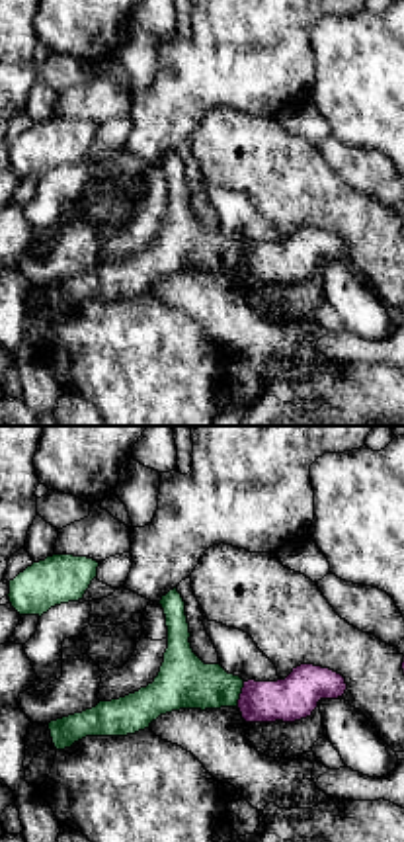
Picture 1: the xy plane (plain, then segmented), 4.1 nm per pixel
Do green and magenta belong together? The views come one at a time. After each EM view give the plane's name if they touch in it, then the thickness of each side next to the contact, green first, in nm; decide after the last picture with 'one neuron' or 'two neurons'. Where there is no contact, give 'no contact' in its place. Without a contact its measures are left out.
xy | 220/180 nm

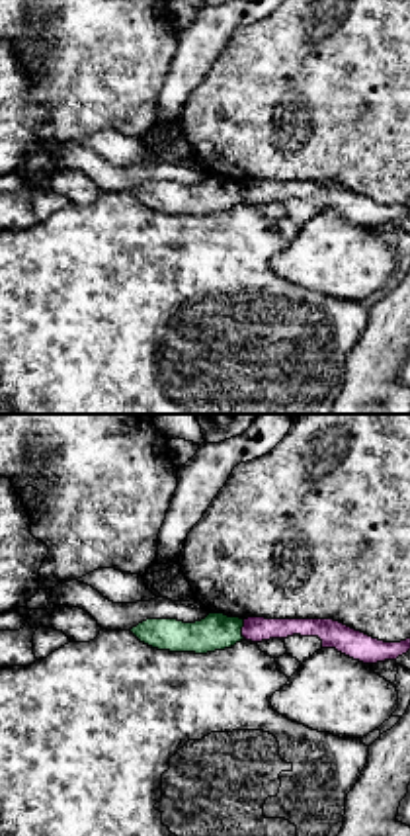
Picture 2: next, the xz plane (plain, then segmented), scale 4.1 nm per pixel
xz | 160/110 nm

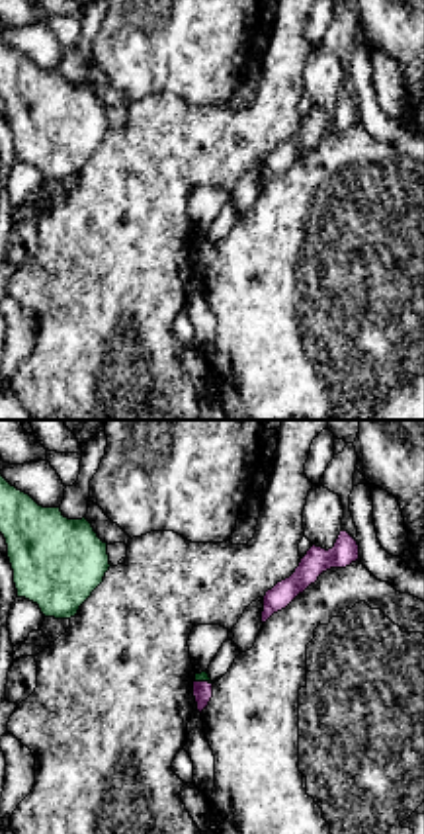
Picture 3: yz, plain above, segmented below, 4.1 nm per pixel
yz | 50/80 nm

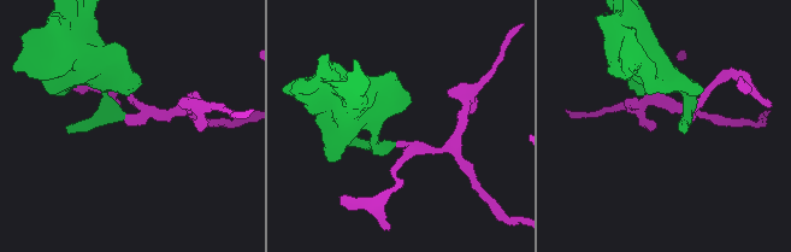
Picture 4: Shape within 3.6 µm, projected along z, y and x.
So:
two neurons

